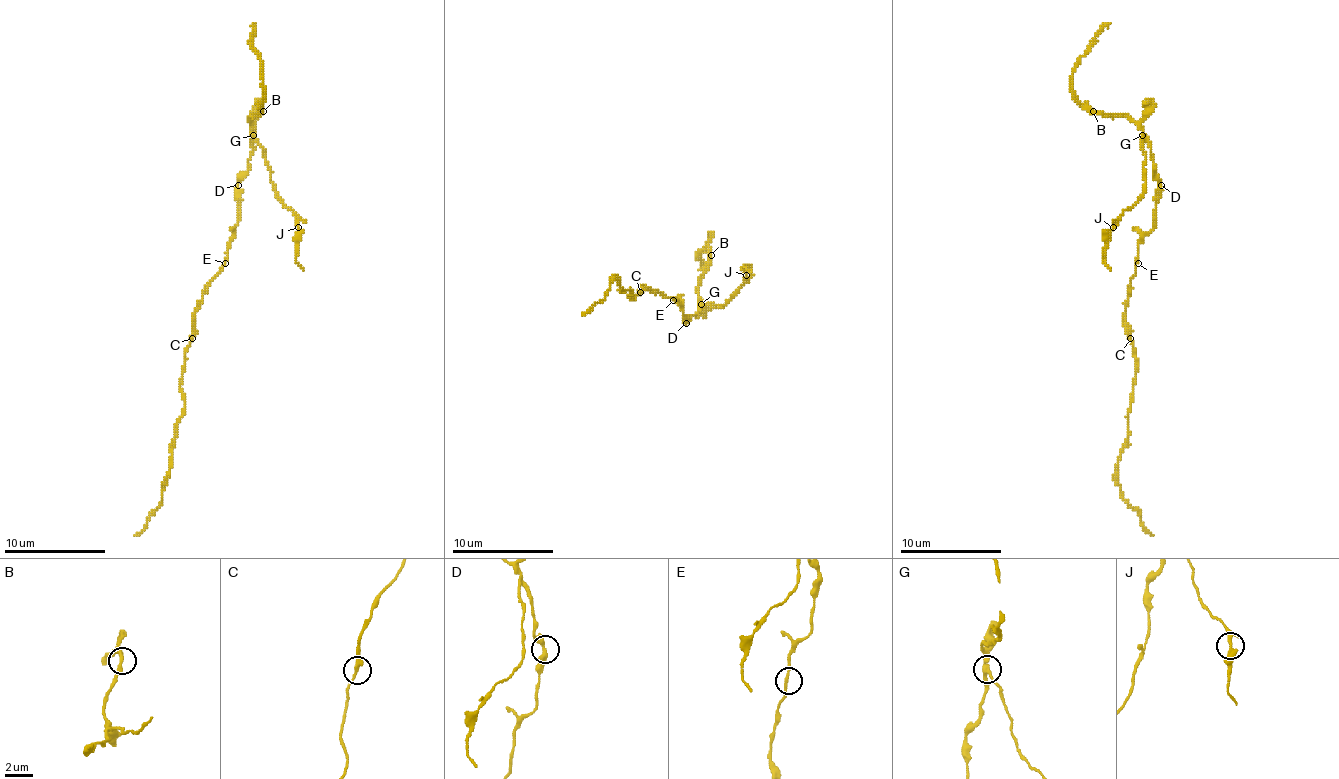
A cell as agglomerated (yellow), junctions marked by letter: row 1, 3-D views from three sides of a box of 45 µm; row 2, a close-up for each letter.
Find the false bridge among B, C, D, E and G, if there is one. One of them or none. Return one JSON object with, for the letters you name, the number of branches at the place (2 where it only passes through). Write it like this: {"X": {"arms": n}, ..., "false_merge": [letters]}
{"G": {"arms": 3}, "false_merge": ["G"]}

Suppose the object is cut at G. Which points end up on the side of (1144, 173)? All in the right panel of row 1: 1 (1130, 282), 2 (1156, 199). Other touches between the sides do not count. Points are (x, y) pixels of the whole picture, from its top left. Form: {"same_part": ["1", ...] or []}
{"same_part": []}

